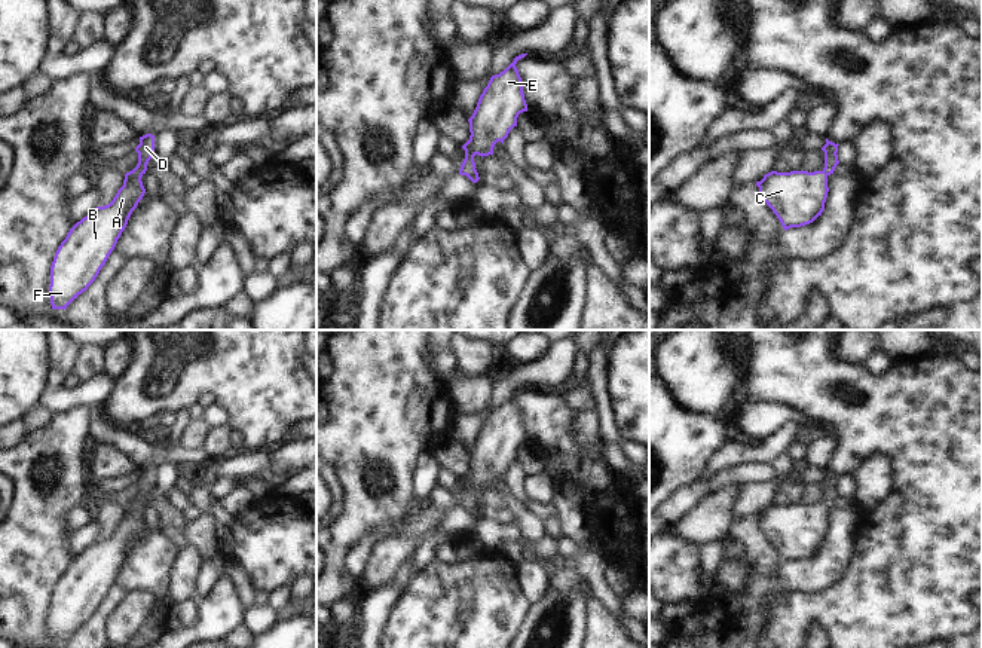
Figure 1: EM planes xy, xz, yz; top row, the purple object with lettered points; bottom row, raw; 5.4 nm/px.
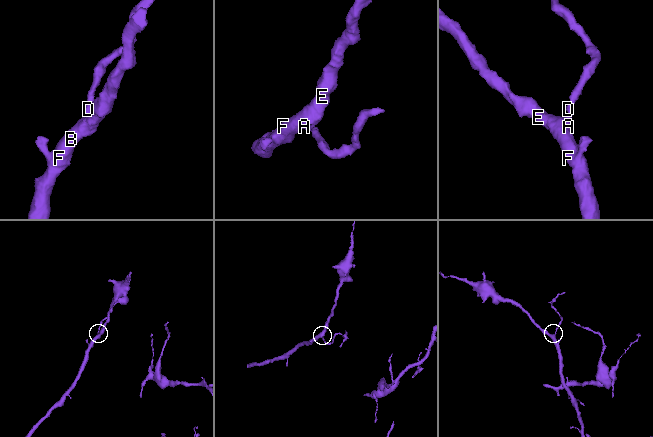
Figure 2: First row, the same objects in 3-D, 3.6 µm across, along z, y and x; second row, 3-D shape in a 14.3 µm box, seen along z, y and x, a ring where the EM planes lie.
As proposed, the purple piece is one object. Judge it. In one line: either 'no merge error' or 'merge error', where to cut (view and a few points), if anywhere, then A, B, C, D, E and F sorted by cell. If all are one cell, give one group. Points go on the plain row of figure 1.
no merge error; cut none; groups A B C D E F

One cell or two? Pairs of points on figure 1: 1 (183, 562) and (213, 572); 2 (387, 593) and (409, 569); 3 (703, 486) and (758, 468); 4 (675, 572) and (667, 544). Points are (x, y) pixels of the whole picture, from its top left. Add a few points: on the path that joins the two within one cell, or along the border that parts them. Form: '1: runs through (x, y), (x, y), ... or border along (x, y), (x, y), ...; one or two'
1: border along (187, 544), (199, 558), (199, 569), (190, 598); two
2: runs through (392, 587), (403, 575); one
3: runs through (716, 480), (745, 473); one
4: runs through (667, 565), (667, 552); one

